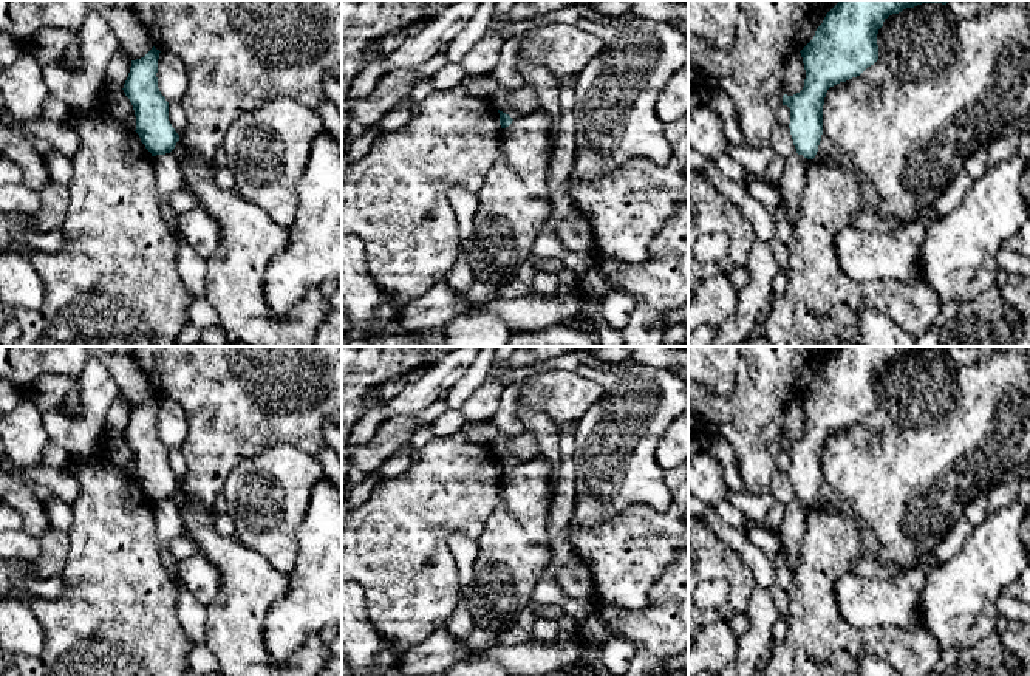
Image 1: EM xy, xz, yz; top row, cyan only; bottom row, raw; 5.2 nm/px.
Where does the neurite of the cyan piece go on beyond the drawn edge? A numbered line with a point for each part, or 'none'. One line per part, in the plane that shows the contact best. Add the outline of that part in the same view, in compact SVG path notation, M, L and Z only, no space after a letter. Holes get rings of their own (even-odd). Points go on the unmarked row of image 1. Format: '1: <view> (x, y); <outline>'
none

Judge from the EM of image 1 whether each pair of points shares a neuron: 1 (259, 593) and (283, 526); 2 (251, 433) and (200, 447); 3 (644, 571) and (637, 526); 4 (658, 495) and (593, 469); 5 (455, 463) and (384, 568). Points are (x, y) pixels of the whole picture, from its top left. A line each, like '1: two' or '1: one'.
1: two
2: one
3: one
4: one
5: one

